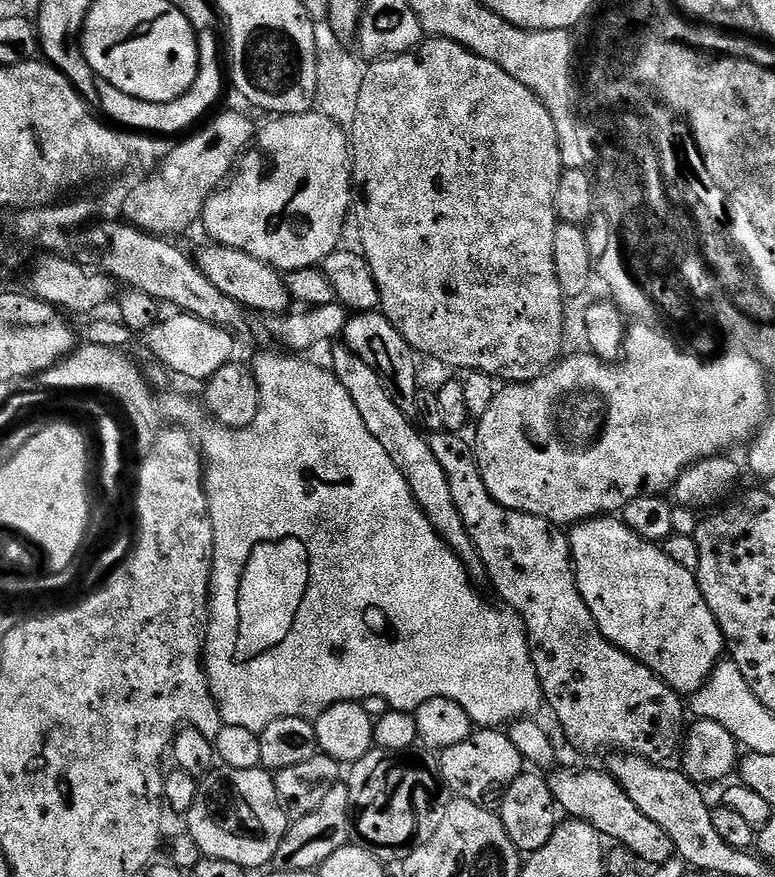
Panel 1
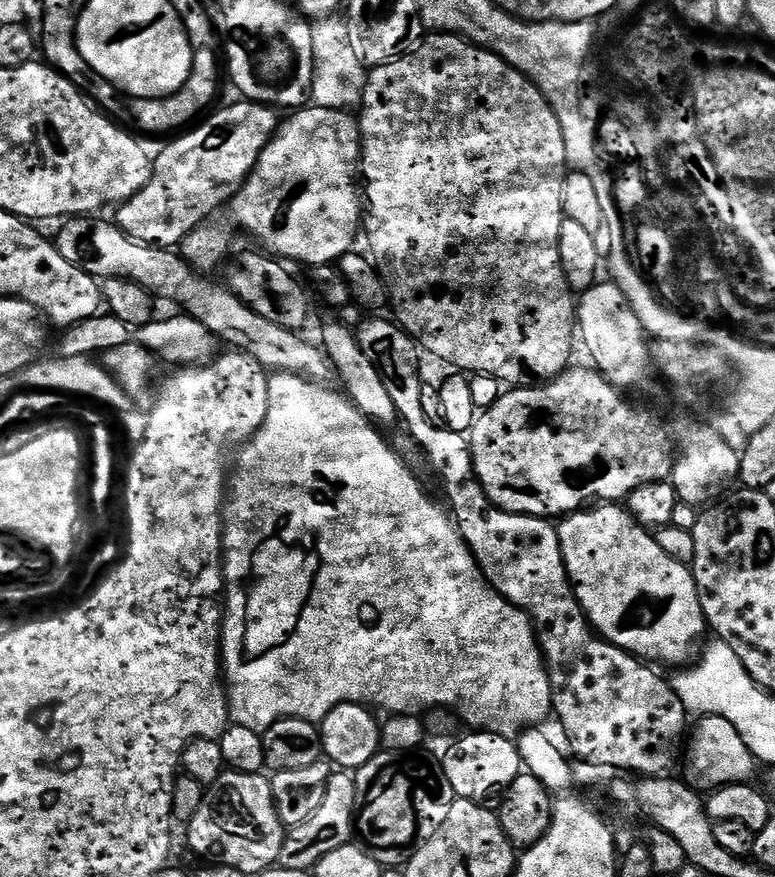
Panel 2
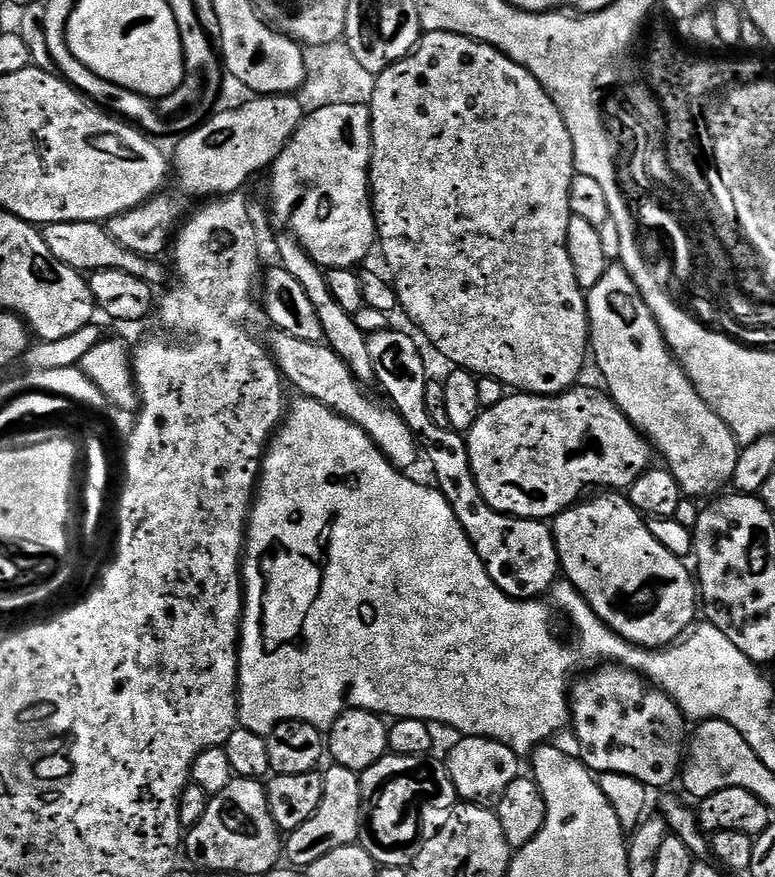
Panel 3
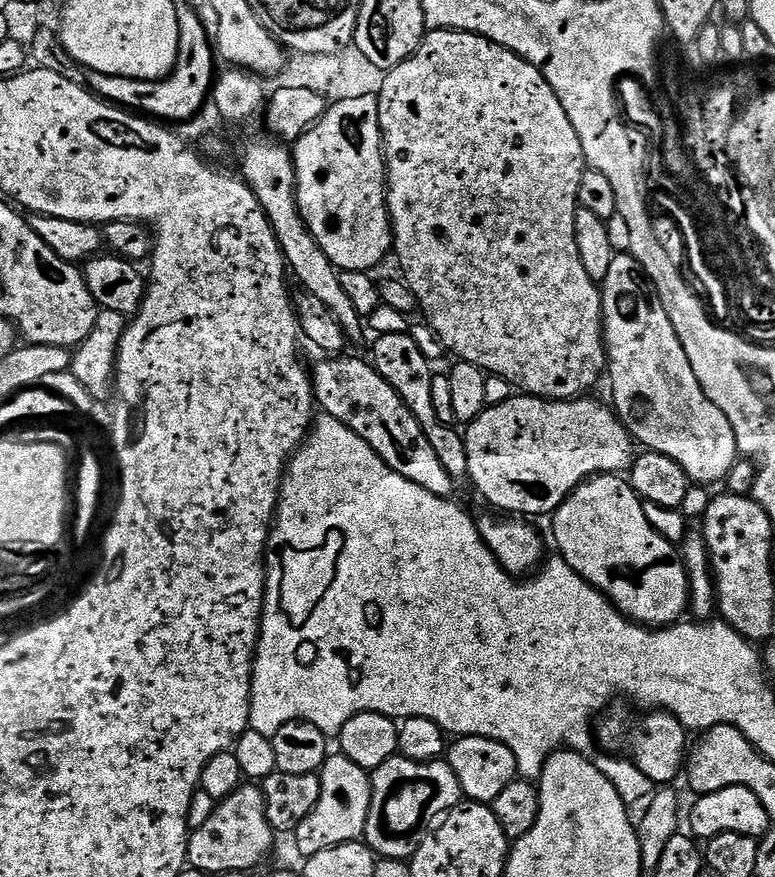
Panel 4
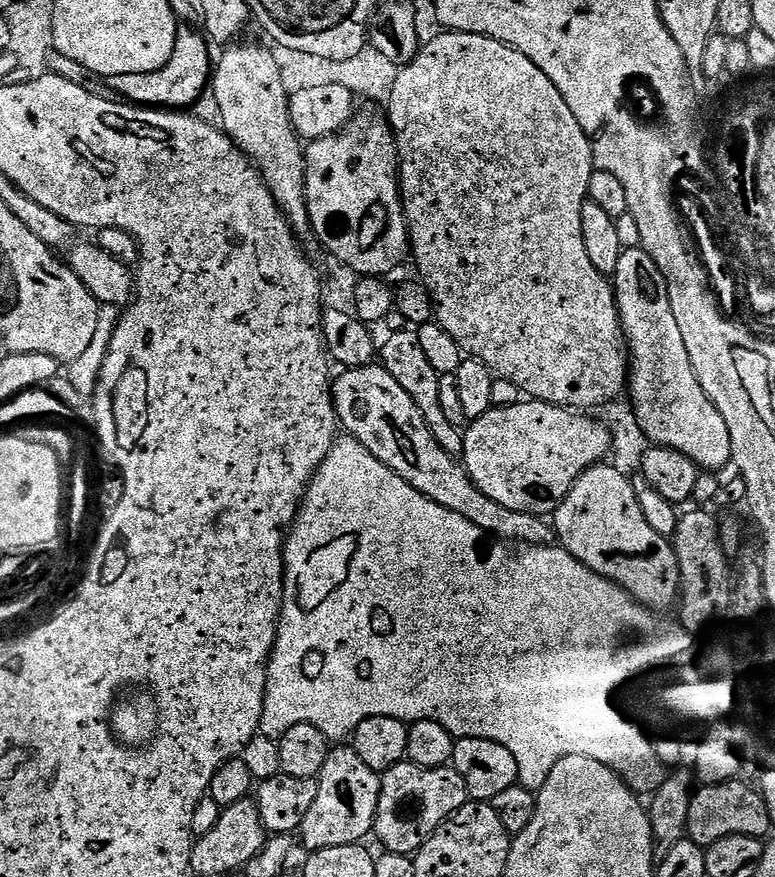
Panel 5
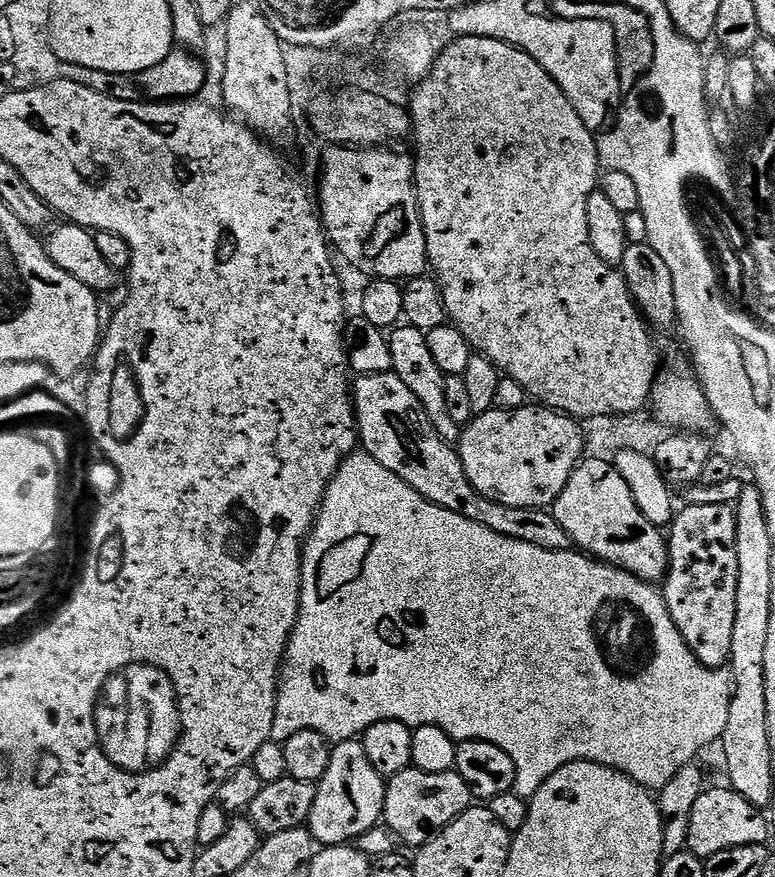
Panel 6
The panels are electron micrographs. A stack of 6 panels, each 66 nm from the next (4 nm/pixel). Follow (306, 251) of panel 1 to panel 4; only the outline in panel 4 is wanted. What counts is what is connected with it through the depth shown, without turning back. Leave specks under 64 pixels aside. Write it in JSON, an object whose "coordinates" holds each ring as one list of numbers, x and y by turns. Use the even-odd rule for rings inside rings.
{"coordinates":[[375,95,356,98,346,98,335,101,329,107,324,117,319,122,302,134,302,138,295,141,291,149,292,161,296,164,296,201,298,210,318,246,322,246,322,254,330,258,330,262,340,272,366,272,371,273,383,262,394,248,394,233,392,231,392,220,388,216,388,189,386,187,386,169,384,166,384,131,380,128,380,101]]}

